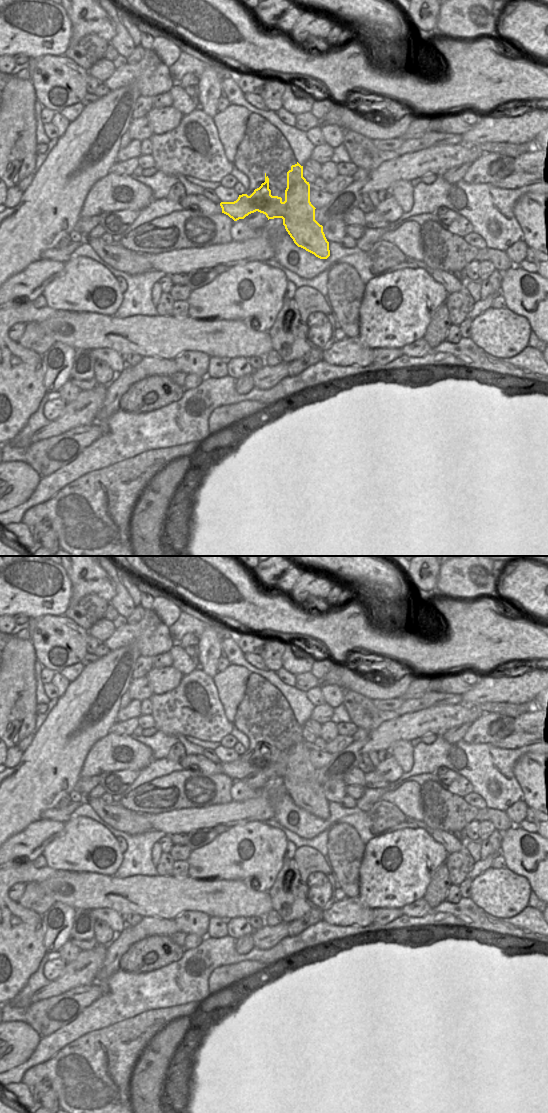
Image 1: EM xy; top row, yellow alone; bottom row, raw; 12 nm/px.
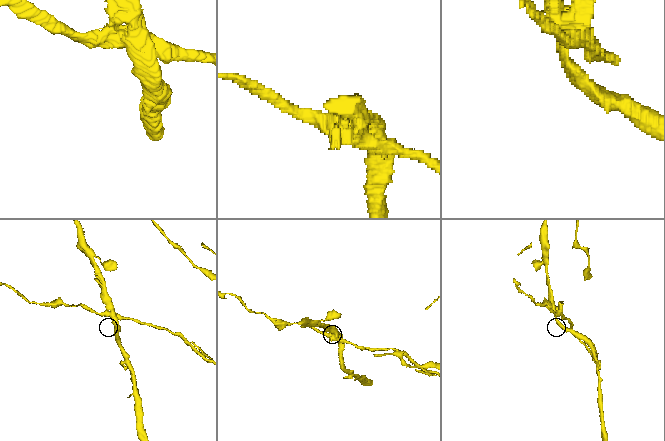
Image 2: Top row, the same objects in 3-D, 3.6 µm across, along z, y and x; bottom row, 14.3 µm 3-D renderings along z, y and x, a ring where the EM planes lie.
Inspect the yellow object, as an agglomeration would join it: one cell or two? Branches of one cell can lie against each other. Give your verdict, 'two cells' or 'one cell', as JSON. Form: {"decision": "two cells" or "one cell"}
{"decision": "two cells"}

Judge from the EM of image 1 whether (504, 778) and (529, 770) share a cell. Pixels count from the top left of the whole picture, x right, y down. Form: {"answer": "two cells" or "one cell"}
{"answer": "two cells"}

